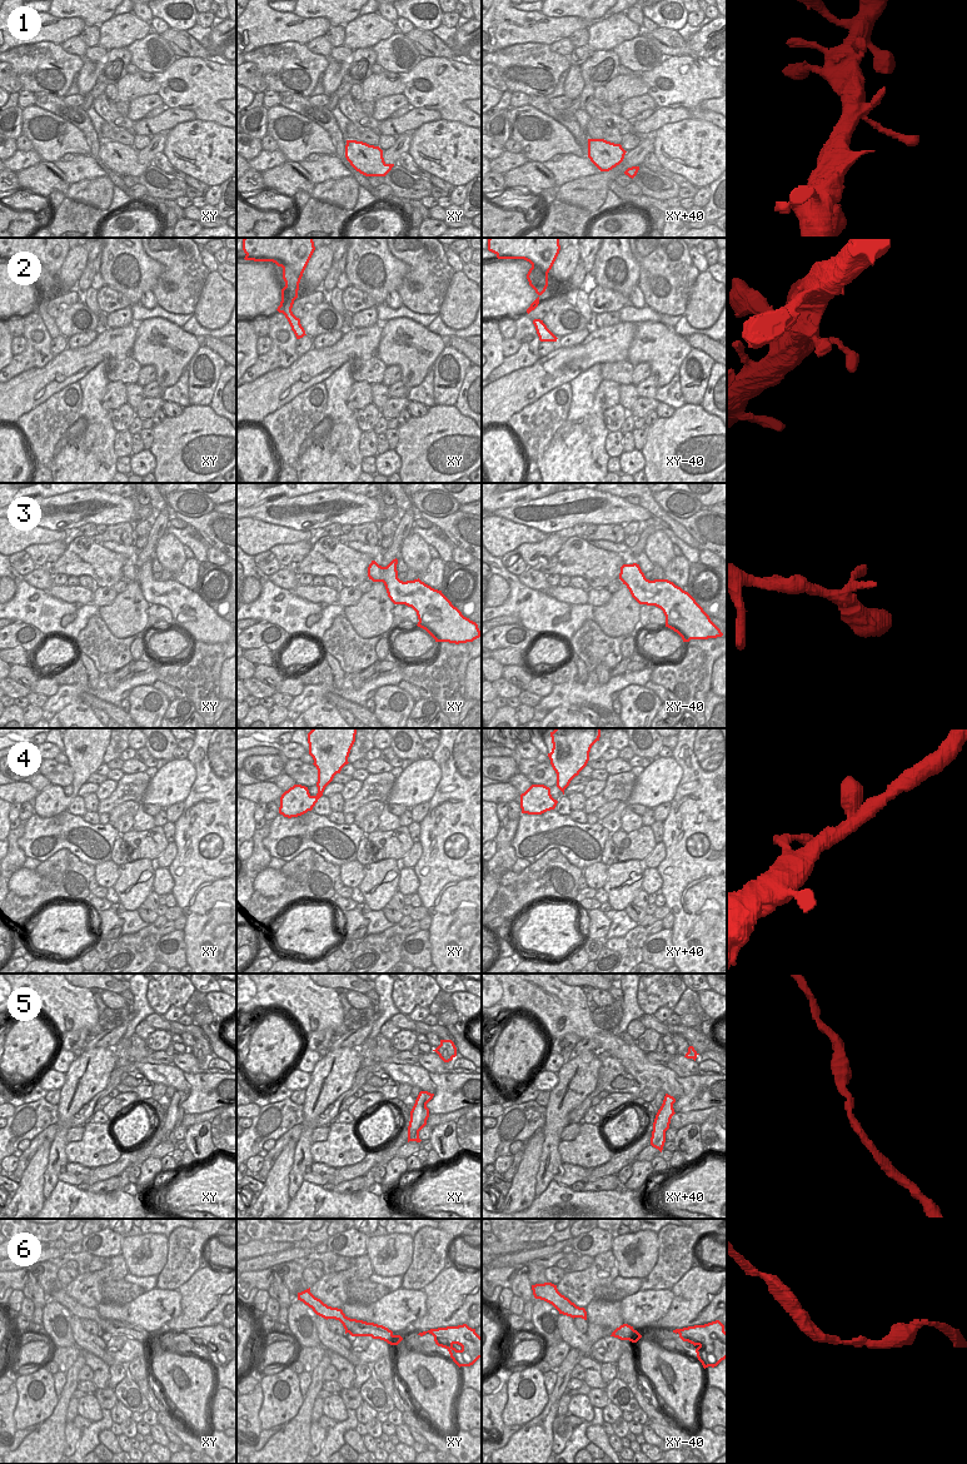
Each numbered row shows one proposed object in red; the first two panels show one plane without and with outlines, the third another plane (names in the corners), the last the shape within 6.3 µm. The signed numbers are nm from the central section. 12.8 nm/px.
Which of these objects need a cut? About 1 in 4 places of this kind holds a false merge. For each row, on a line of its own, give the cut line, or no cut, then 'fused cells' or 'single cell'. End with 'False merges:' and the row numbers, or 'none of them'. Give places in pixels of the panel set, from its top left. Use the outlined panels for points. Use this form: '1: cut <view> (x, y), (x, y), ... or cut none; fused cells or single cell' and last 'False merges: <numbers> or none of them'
1: cut none; single cell
2: cut none; single cell
3: cut none; single cell
4: cut none; single cell
5: cut none; single cell
6: cut none; single cell
False merges: none of them

